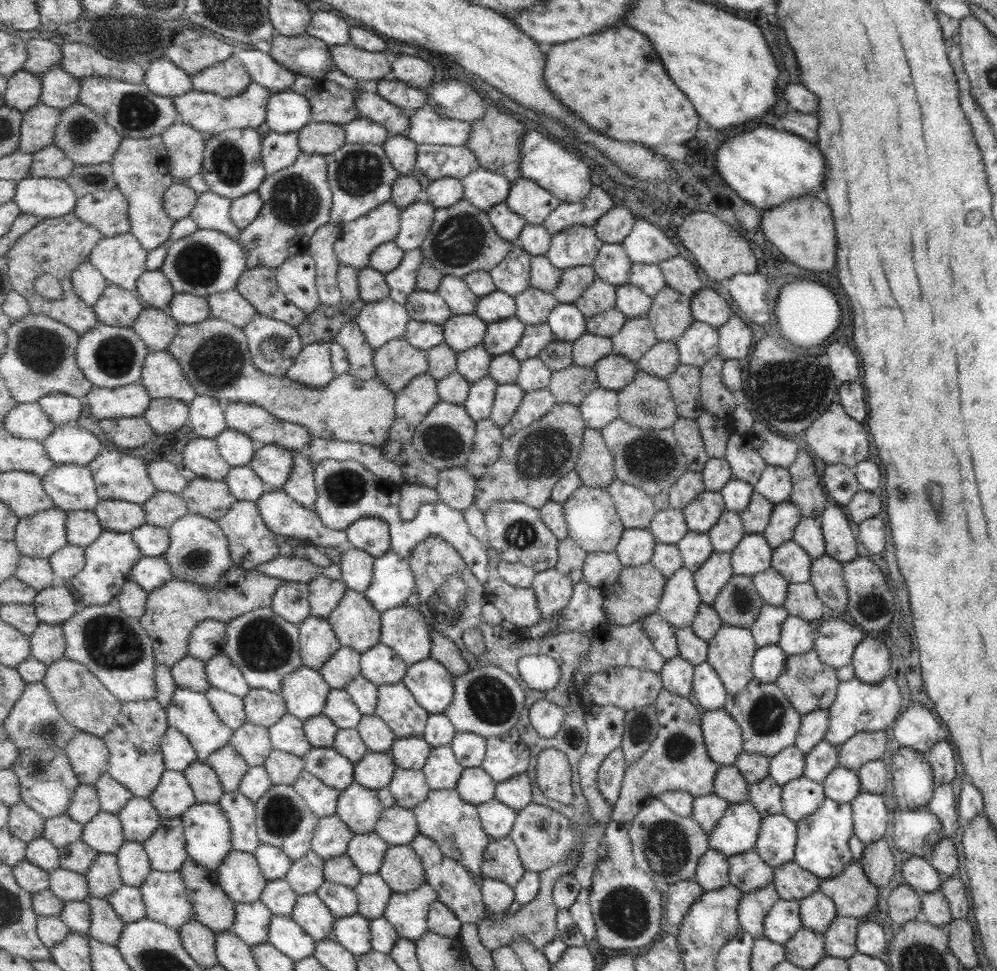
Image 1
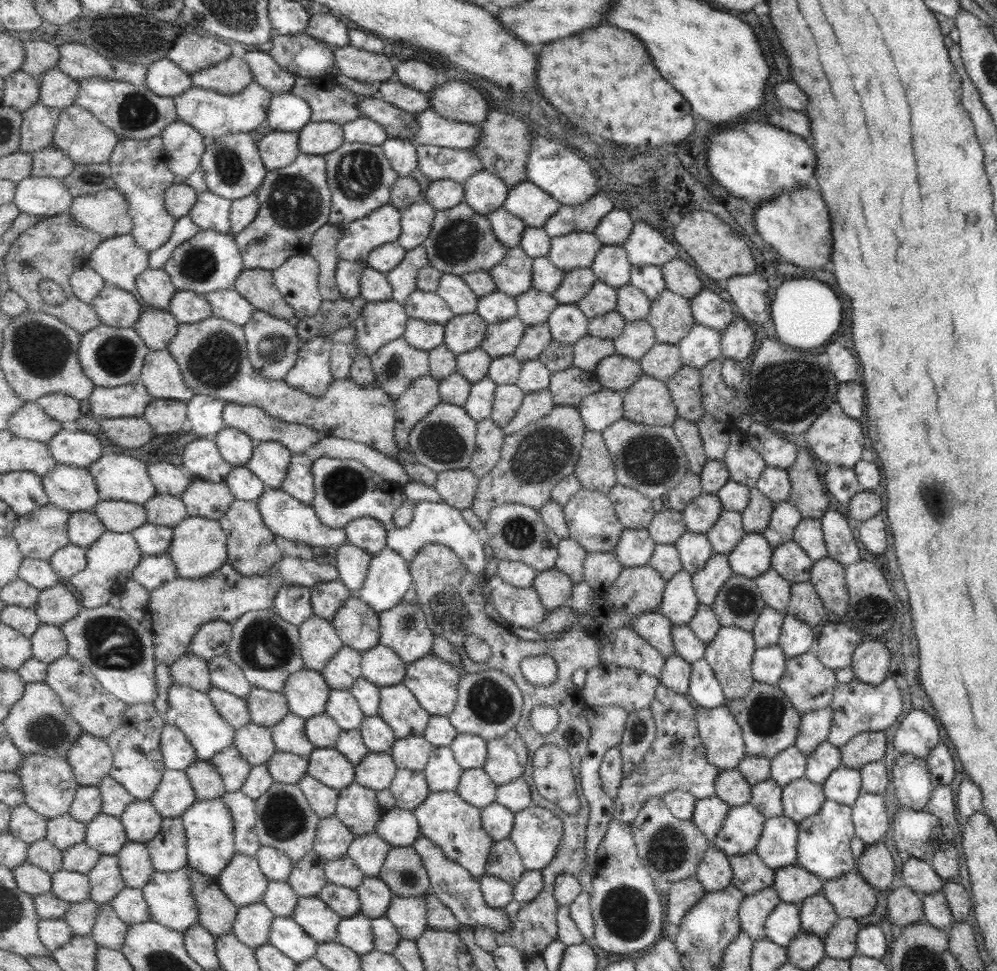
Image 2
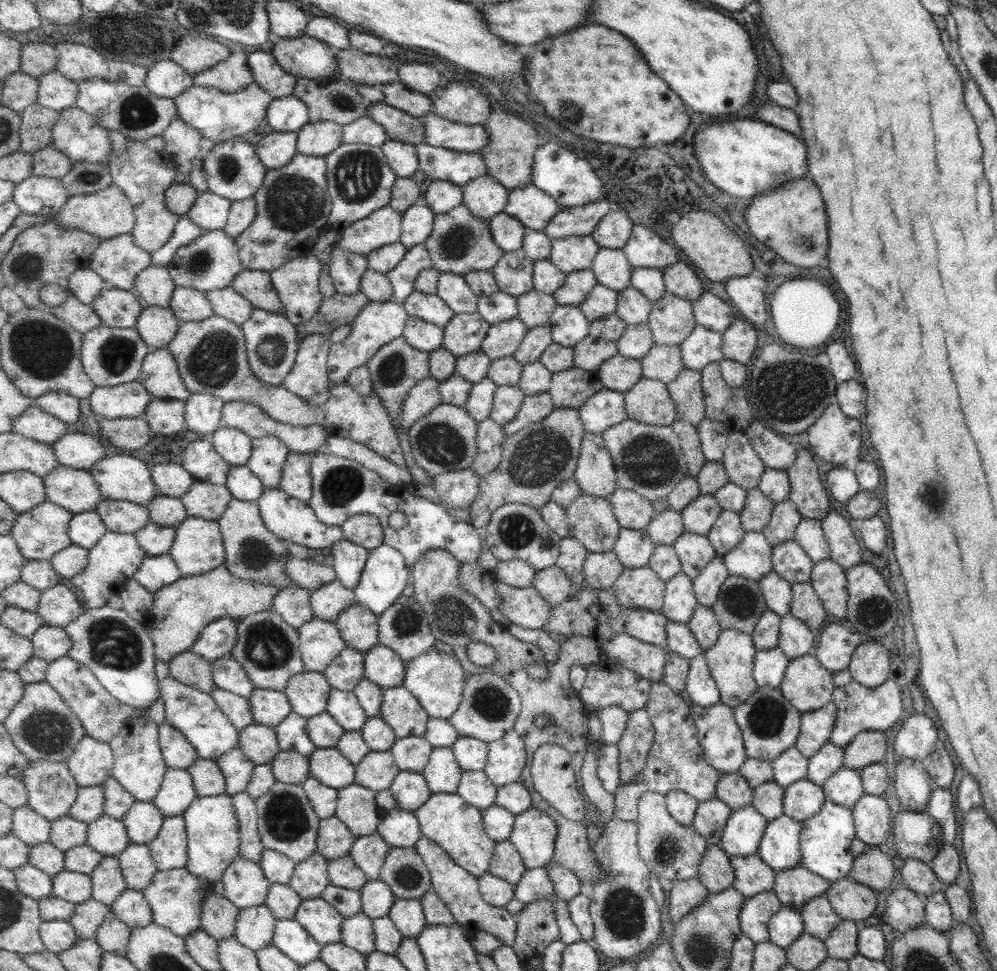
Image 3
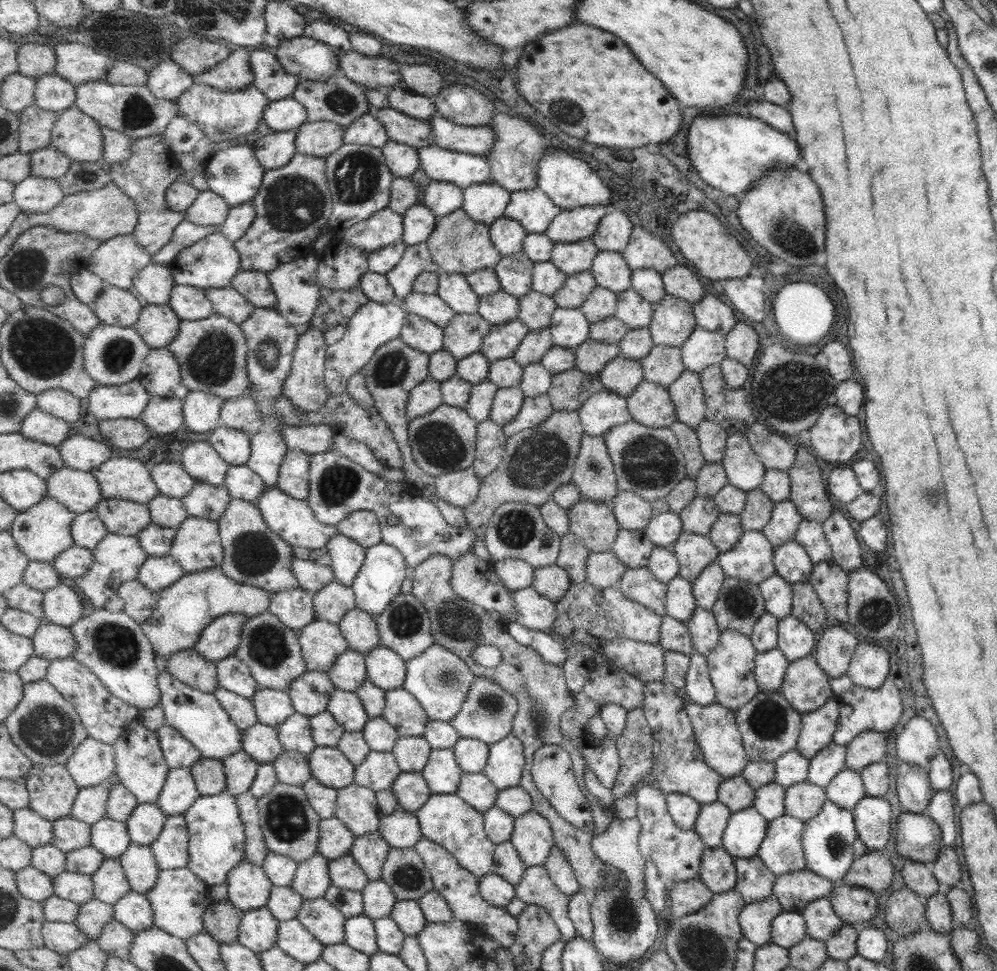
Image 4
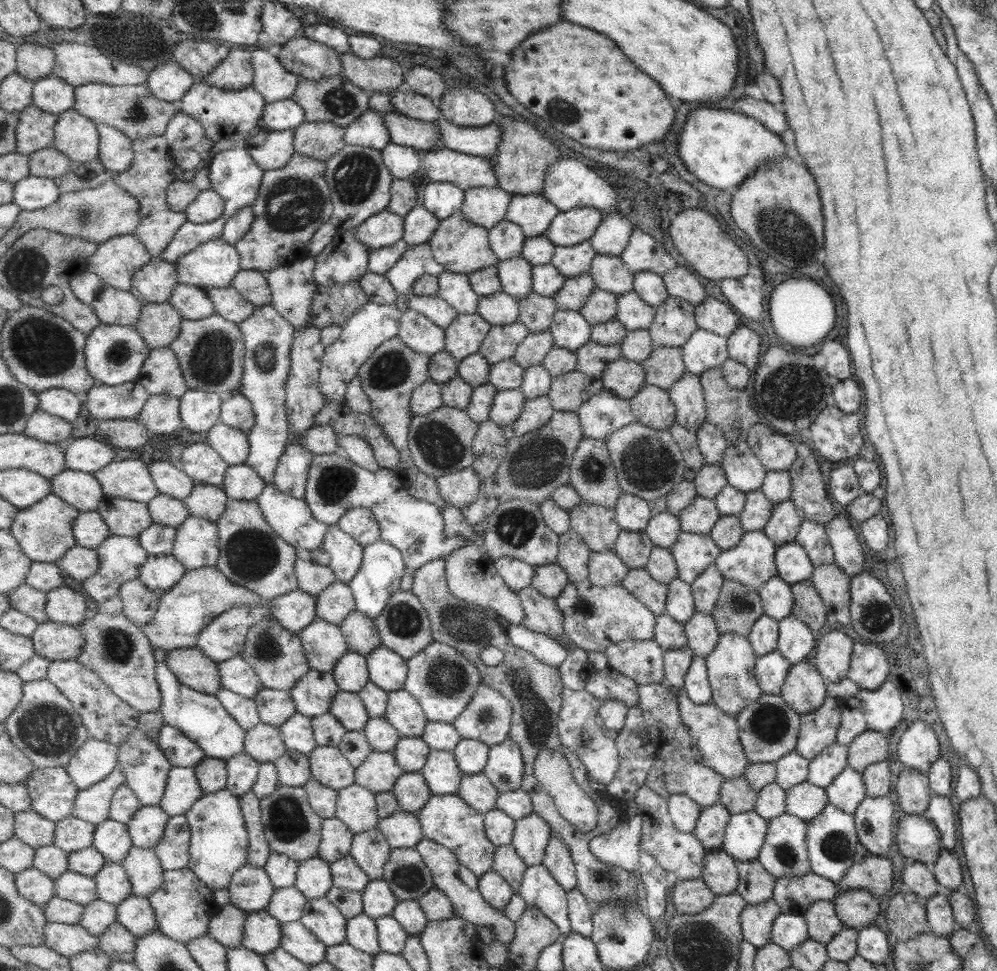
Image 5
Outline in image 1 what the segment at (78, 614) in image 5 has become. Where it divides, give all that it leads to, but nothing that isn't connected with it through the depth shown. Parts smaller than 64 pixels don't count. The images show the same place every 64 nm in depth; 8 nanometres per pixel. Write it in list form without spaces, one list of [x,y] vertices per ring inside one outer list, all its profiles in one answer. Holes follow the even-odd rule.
[[[63,582],[38,591],[34,605],[41,622],[52,625],[61,625],[69,621],[80,607],[80,604],[71,596],[69,588],[63,586]]]

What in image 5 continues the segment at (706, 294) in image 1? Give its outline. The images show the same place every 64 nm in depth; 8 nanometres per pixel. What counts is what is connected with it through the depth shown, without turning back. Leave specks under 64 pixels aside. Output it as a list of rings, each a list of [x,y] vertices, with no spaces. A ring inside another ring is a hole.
[[[713,297],[706,298],[703,304],[697,305],[695,314],[699,327],[724,337],[730,336],[737,326],[733,308],[729,310]]]

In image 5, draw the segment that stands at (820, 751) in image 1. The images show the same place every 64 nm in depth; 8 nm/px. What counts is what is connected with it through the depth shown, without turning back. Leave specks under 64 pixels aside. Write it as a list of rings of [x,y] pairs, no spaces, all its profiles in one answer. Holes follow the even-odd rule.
[[[834,742],[808,761],[806,781],[825,788],[845,767],[846,747]]]

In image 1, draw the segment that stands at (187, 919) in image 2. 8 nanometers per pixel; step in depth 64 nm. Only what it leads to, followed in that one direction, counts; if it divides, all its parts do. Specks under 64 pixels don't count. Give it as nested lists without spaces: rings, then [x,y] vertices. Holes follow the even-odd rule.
[[[153,868],[140,889],[146,903],[147,919],[166,923],[177,930],[195,920],[186,879],[180,871],[166,873]]]

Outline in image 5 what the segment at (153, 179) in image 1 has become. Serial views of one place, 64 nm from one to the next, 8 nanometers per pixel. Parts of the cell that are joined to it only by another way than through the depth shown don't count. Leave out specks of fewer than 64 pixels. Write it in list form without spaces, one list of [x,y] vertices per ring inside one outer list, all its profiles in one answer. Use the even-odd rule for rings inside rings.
[[[165,135],[137,139],[134,141],[133,150],[135,154],[131,167],[123,173],[115,173],[113,179],[138,199],[142,206],[142,221],[134,234],[145,244],[146,250],[154,258],[160,258],[174,240],[178,230],[183,224],[189,223],[186,213],[171,210],[167,200],[169,185],[180,178],[180,172],[170,153],[170,143]]]

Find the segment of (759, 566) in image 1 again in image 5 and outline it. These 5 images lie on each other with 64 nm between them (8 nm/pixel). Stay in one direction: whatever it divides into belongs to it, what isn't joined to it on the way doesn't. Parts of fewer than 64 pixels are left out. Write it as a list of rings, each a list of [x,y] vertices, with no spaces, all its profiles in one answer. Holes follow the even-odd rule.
[[[746,531],[734,548],[721,550],[714,566],[725,580],[743,583],[757,591],[769,578],[776,576],[775,549],[762,531]]]

